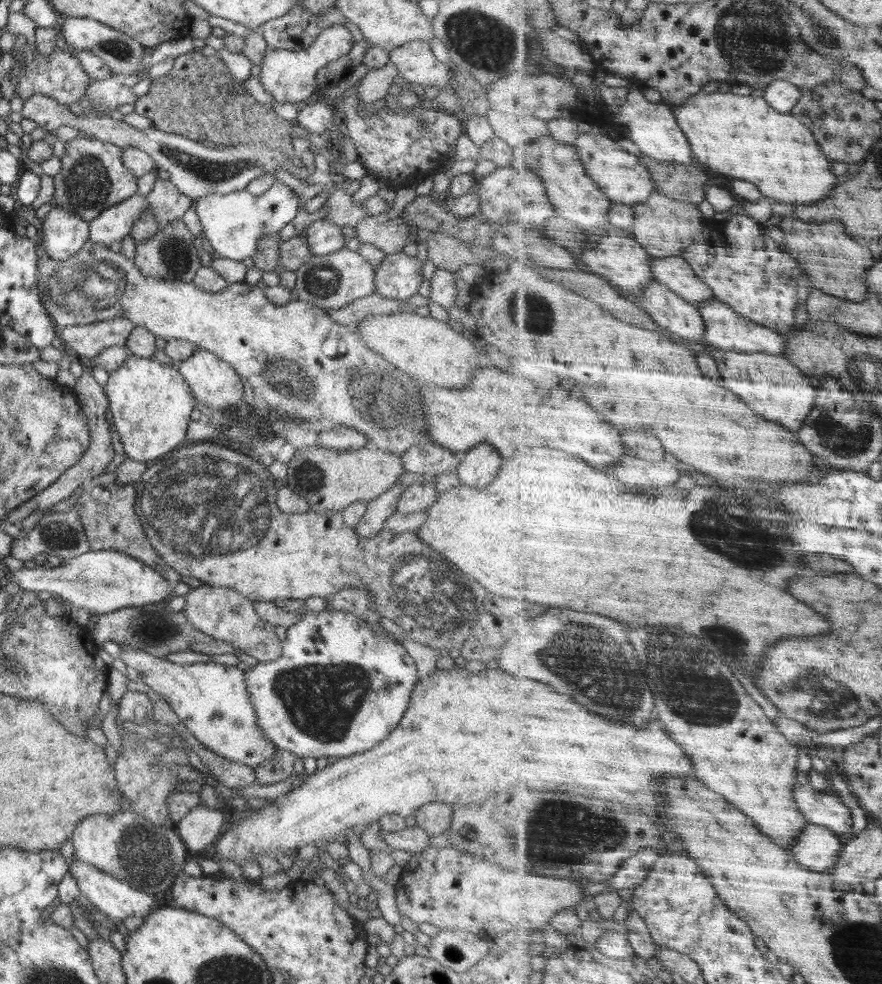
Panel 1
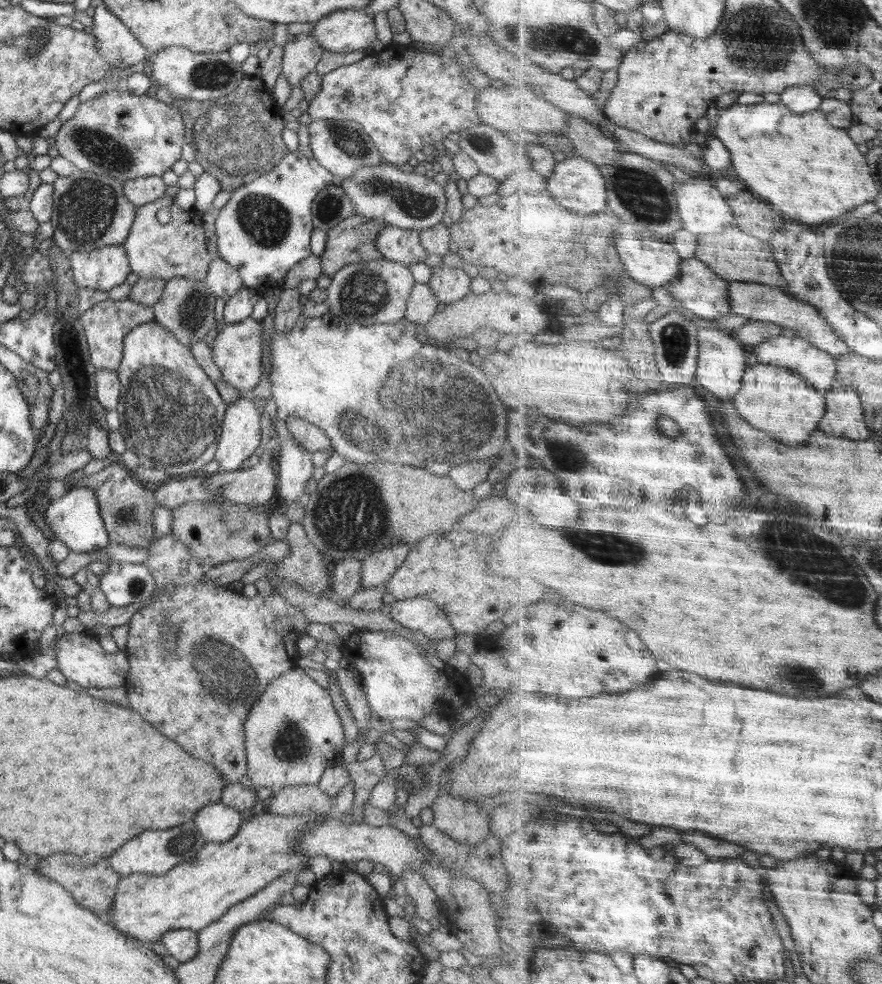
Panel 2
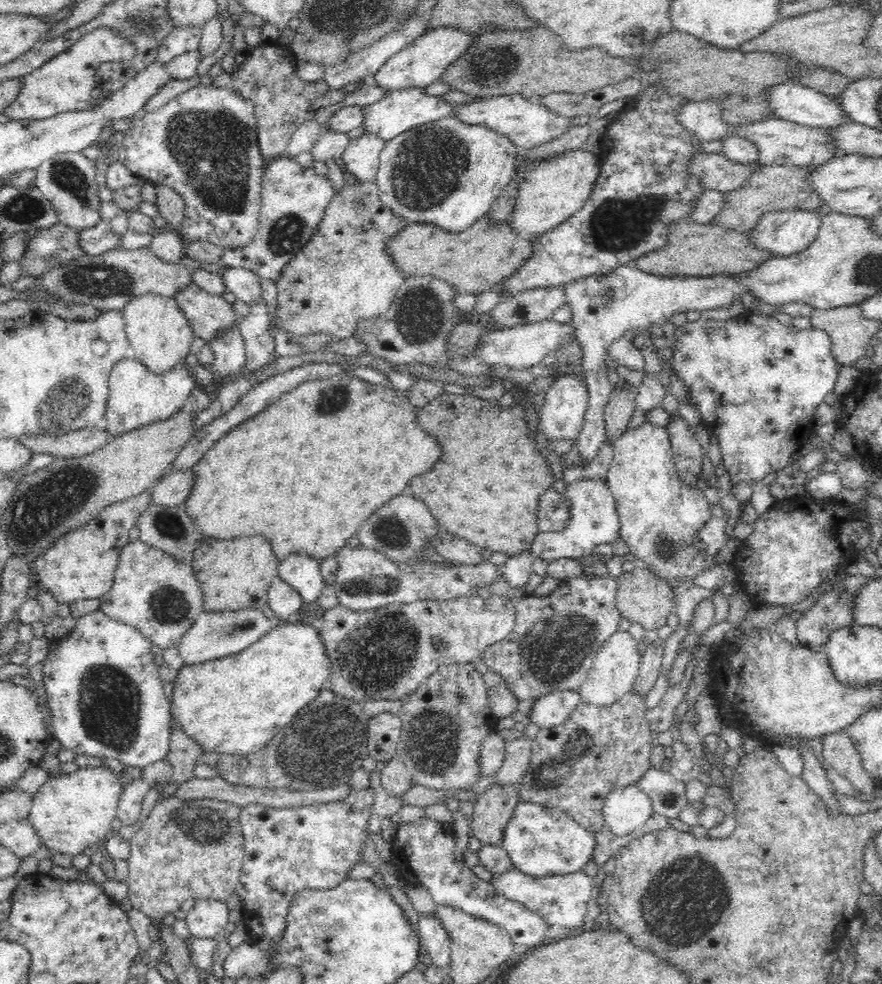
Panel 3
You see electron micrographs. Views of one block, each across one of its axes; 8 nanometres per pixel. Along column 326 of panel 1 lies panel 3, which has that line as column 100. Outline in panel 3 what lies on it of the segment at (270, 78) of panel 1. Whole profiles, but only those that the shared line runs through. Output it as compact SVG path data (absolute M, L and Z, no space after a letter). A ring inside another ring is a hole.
M98 28L85 34L68 50L55 54L38 70L19 77L21 87L18 96L3 110L3 114L16 120L44 120L70 110L90 110L98 101L90 93L97 87L95 74L102 64L132 60L136 47L126 37L118 35L110 28Z

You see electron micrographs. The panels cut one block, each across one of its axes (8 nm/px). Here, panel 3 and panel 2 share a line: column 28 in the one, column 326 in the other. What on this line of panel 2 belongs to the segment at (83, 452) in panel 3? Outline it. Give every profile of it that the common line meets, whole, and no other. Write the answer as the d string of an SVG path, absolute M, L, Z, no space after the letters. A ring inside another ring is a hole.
M298 417L286 419L286 430L290 432L290 436L294 437L297 445L309 453L331 447L330 437L326 437L326 434L318 426L304 419Z

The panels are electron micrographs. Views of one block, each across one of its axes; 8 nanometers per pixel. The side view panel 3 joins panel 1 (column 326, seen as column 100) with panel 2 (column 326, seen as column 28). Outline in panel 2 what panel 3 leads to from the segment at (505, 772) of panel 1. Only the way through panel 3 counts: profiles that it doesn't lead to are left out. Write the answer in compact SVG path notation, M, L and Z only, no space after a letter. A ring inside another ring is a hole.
M262 807L262 812L256 813L250 820L242 821L242 824L239 826L240 830L238 830L238 834L234 834L234 838L232 838L230 841L206 841L204 848L199 852L196 858L192 859L191 862L182 862L182 864L179 866L174 866L174 869L171 869L167 874L150 875L145 873L136 873L121 877L117 886L116 895L114 896L114 901L112 901L112 907L110 907L110 924L114 925L121 933L131 936L132 938L135 938L136 940L139 940L145 944L148 944L149 942L161 942L160 937L169 930L188 929L197 933L199 930L206 928L209 924L216 922L223 914L226 914L226 911L230 909L230 907L247 900L249 897L254 896L254 894L257 894L259 890L262 890L262 888L268 886L269 882L276 880L279 876L286 875L286 873L294 869L300 869L302 865L306 864L307 860L304 858L304 856L300 856L300 854L296 852L296 843L298 843L298 839L300 839L300 833L302 833L302 831L304 831L309 824L313 824L313 822L321 822L321 820L328 819L333 815L335 814L330 814L330 816L322 818L322 816L314 815L312 813L300 813L297 815L282 817L279 814L270 813L268 810Z

